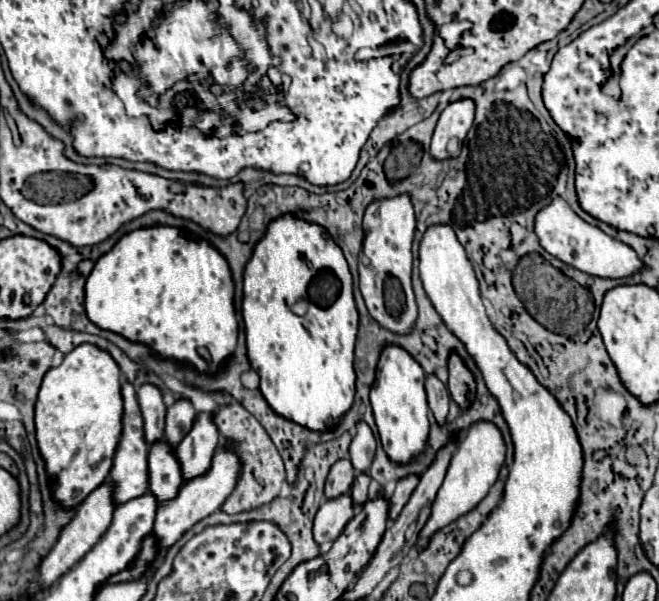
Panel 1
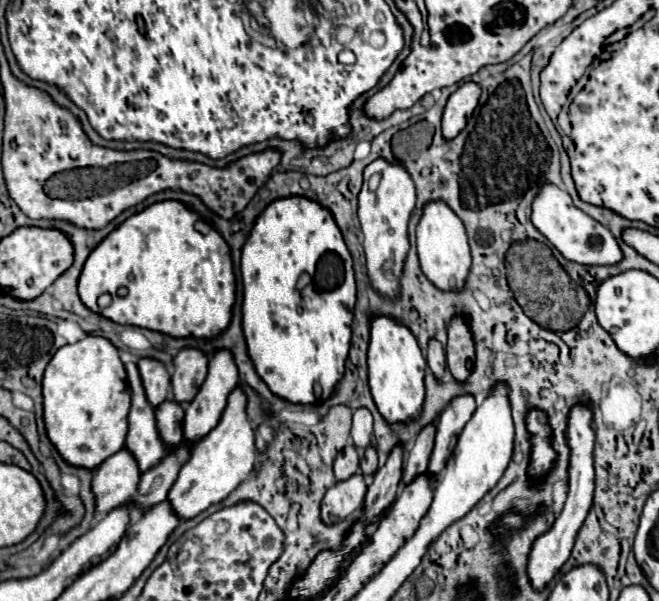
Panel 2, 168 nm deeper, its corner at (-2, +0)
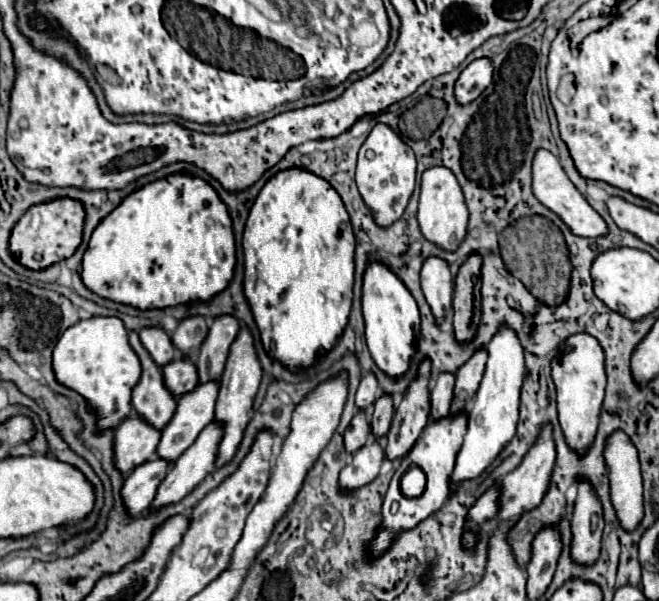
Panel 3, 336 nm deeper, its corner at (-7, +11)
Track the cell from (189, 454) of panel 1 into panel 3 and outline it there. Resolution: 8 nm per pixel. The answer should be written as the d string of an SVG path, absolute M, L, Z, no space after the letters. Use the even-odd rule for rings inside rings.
M235 316L215 318L197 354L199 384L217 382L221 378L221 372L225 370L225 360L229 358L229 348L237 338L237 332L241 332L241 322Z

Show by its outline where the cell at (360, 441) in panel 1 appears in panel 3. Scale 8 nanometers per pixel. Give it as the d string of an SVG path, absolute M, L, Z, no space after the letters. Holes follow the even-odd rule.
M363 374L361 378L361 384L359 384L359 390L357 390L357 396L355 396L355 404L359 410L369 410L377 396L379 396L379 386L377 386L377 380L373 374Z

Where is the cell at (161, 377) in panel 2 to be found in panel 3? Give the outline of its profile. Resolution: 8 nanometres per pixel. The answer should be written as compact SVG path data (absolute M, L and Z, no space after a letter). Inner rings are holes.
M145 328L139 332L139 338L159 368L163 368L165 364L169 364L169 360L175 360L179 356L177 348L173 346L171 338L163 328Z

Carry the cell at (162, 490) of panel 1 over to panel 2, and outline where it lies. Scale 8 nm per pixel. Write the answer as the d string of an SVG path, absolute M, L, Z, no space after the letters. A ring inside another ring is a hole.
M166 399L156 407L156 421L160 429L160 437L166 443L166 449L176 447L184 439L184 409L178 401Z

